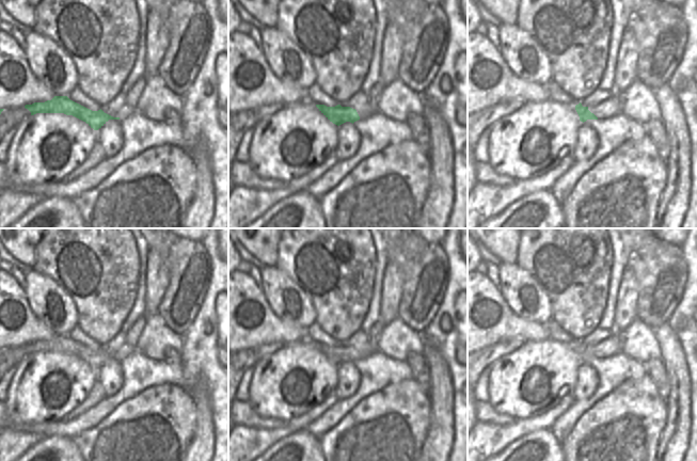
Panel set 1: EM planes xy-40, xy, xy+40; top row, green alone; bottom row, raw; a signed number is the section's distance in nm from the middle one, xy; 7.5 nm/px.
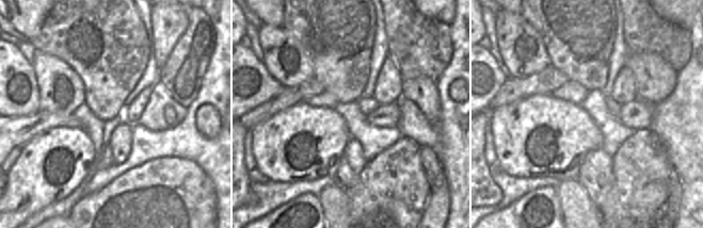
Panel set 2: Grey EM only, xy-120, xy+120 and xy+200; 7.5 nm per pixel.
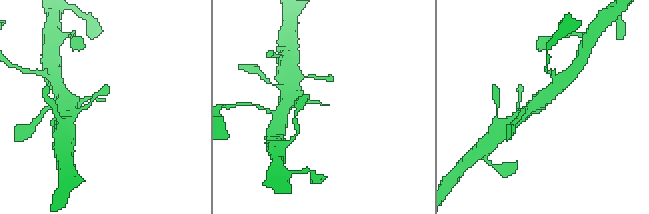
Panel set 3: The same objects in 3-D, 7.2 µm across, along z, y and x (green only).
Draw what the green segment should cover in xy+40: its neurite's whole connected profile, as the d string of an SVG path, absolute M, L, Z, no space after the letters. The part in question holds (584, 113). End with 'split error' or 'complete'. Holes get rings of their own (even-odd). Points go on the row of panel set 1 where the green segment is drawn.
M581 102L575 106L575 110L580 116L580 121L583 123L587 120L598 120L598 117L588 110L588 107L583 107Z; complete

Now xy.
M316 105L319 111L333 124L339 126L346 122L354 123L360 120L360 116L355 109L350 107L342 107L337 105L335 107L327 107L324 105Z; complete

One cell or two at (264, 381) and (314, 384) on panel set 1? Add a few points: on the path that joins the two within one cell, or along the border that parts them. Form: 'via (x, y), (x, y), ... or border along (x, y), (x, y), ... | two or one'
via (280, 380), (296, 366), (312, 370) | one

